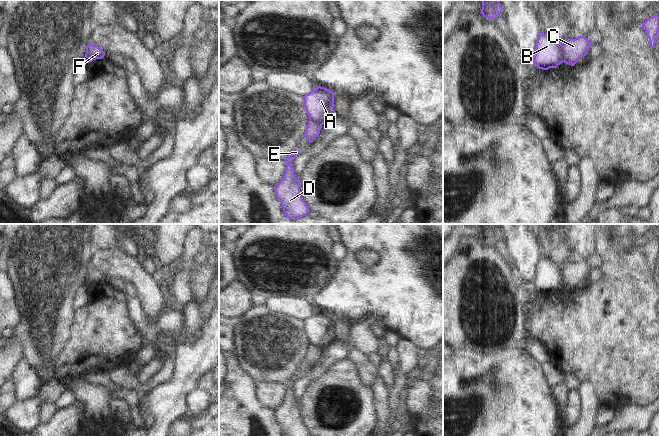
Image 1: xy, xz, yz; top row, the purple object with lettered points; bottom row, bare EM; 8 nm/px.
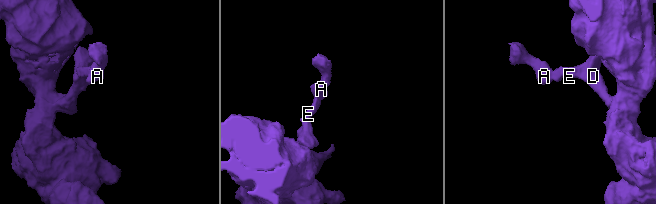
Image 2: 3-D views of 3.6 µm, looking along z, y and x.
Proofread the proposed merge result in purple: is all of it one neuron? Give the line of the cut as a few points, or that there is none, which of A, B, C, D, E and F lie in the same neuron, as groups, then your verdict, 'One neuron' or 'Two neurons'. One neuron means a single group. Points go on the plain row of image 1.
Split along yz (564, 269), (563, 285). Groups: A B F / C D E. Two neurons

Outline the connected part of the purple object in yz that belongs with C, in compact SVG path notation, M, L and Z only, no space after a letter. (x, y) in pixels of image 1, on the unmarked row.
M584 260L569 263L563 271L564 287L574 290L581 281L587 279L592 269L593 267Z

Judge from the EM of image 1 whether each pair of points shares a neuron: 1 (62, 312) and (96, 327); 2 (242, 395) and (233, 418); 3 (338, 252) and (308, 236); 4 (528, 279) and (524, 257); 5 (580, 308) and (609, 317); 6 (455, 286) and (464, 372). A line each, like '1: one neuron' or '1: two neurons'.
1: two neurons
2: one neuron
3: two neurons
4: one neuron
5: one neuron
6: two neurons

